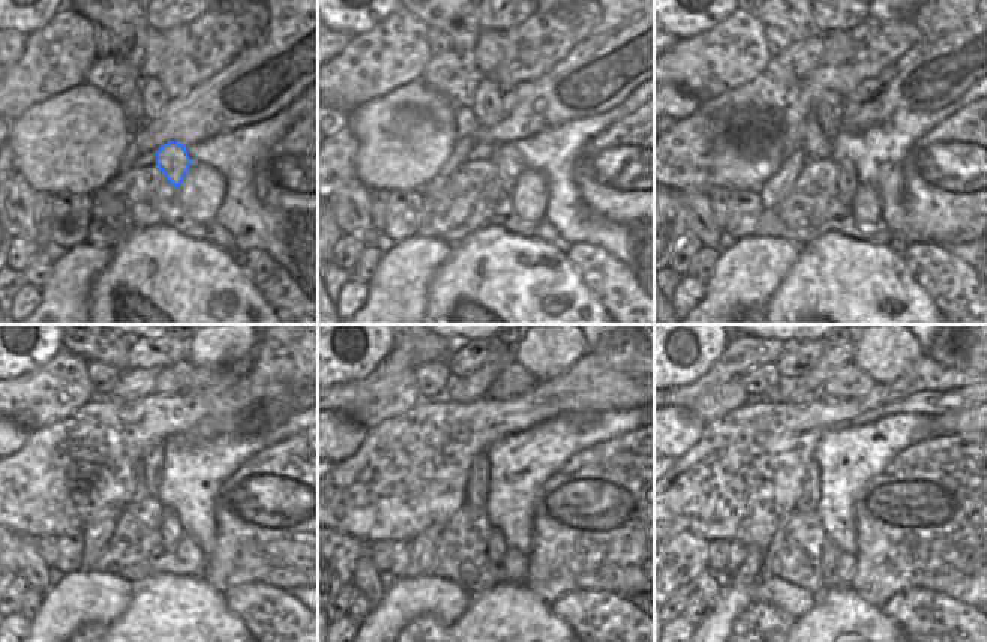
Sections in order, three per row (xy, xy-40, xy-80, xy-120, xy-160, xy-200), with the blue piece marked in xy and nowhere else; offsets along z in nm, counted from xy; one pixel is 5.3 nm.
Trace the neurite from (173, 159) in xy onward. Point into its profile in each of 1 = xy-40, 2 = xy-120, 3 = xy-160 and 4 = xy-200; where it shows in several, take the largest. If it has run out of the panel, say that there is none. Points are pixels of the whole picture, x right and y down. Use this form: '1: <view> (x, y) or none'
1: xy-40 (506, 158)
2: xy-120 (171, 528)
3: xy-160 (497, 548)
4: xy-200 (830, 554)

